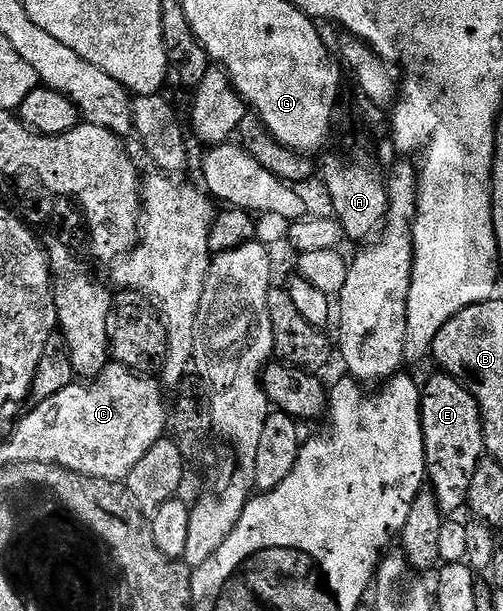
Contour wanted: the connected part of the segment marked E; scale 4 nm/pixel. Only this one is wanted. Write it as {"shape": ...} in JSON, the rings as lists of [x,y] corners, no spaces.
{"shape":[[[438,373],[421,387],[419,412],[425,441],[429,490],[435,494],[440,511],[464,510],[467,507],[469,484],[477,465],[485,458],[483,445],[483,419],[471,392],[453,376]]]}

